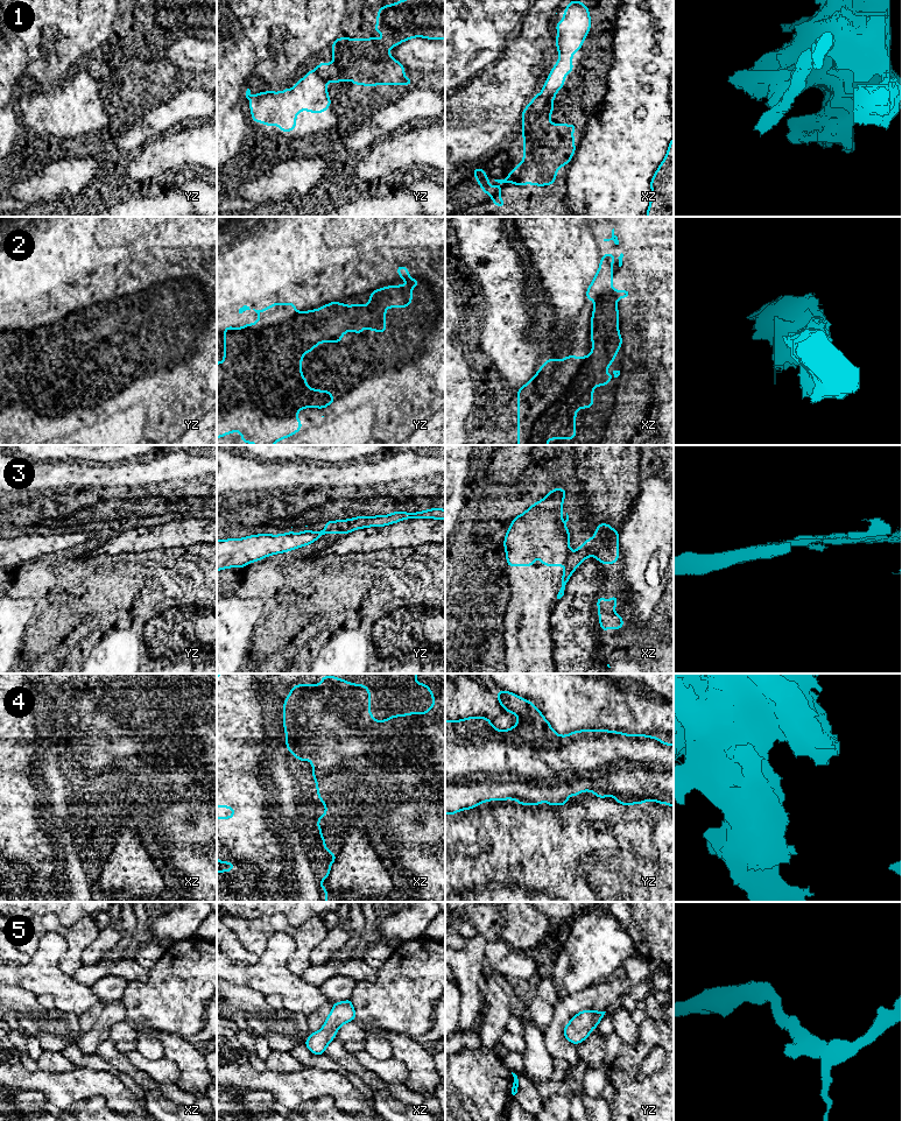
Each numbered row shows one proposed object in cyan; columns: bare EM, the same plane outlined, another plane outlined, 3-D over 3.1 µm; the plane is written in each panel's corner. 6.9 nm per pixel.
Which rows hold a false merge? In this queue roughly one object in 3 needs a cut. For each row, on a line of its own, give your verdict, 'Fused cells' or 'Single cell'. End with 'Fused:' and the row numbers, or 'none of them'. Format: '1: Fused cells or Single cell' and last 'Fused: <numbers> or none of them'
1: Fused cells
2: Single cell
3: Fused cells
4: Fused cells
5: Single cell
Fused: 1, 3, 4

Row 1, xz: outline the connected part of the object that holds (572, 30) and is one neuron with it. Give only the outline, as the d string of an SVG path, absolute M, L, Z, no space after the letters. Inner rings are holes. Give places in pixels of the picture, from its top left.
M571 1L562 15L563 21L556 22L556 47L559 59L550 70L541 94L549 96L558 92L565 84L564 79L569 72L573 72L572 56L583 45L591 28L589 7L583 1Z

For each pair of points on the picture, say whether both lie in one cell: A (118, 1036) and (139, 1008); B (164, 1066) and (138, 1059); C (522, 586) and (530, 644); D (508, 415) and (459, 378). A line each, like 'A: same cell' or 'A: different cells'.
A: different cells
B: same cell
C: same cell
D: different cells

